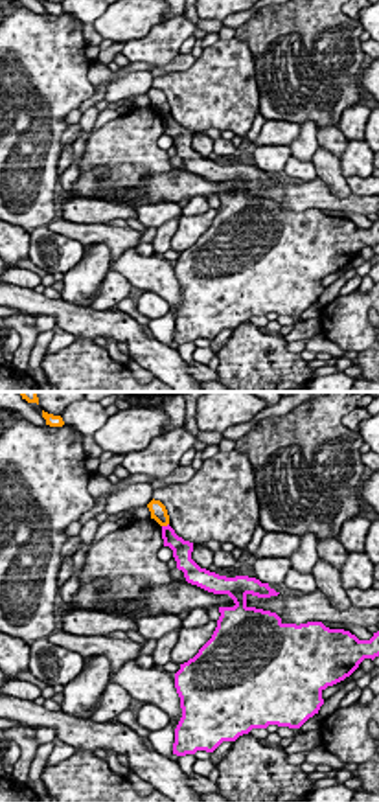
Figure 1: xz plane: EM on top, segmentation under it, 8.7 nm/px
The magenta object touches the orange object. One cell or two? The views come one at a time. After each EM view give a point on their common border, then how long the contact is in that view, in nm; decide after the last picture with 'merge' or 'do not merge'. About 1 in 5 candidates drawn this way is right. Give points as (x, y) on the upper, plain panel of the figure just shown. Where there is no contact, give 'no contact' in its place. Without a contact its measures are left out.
meets magenta at (164, 114); contact 70 nm long

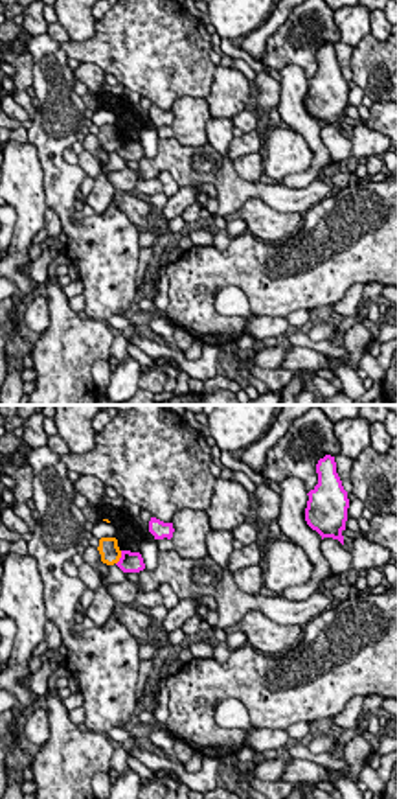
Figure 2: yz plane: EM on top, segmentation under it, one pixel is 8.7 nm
meets magenta at (120, 146); contact 140 nm long

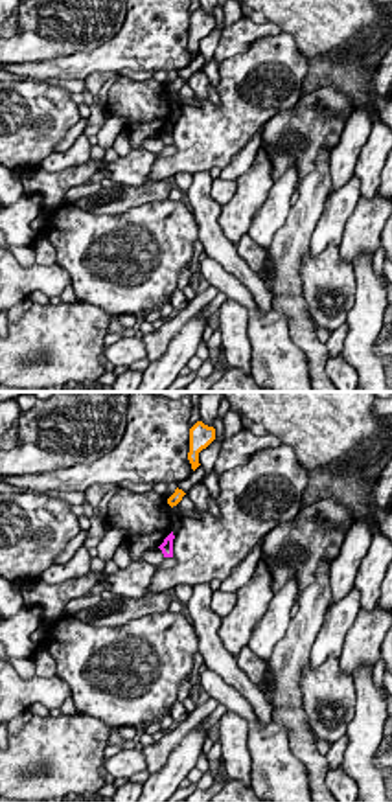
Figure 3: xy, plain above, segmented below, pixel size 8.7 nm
no contact

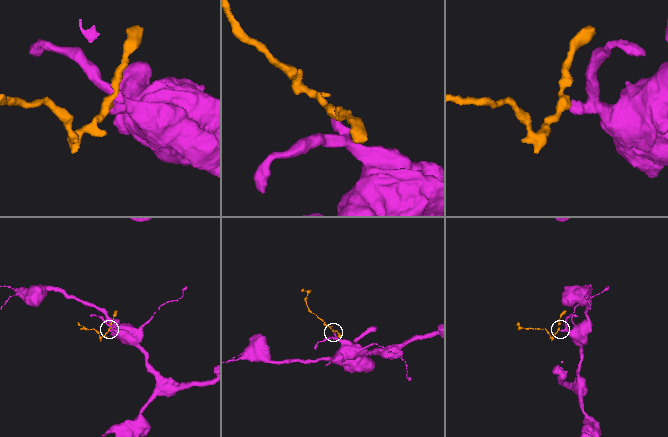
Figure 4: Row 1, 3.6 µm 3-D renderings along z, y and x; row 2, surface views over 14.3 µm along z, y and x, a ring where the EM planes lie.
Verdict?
do not merge

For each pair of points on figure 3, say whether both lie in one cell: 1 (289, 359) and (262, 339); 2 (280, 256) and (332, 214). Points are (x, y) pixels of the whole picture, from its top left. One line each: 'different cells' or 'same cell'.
1: same cell
2: different cells

